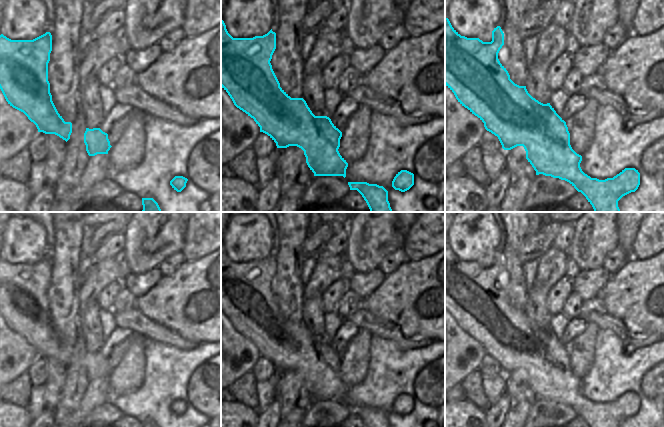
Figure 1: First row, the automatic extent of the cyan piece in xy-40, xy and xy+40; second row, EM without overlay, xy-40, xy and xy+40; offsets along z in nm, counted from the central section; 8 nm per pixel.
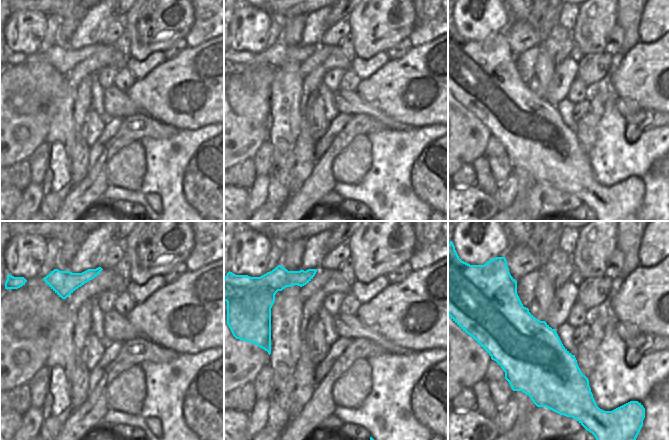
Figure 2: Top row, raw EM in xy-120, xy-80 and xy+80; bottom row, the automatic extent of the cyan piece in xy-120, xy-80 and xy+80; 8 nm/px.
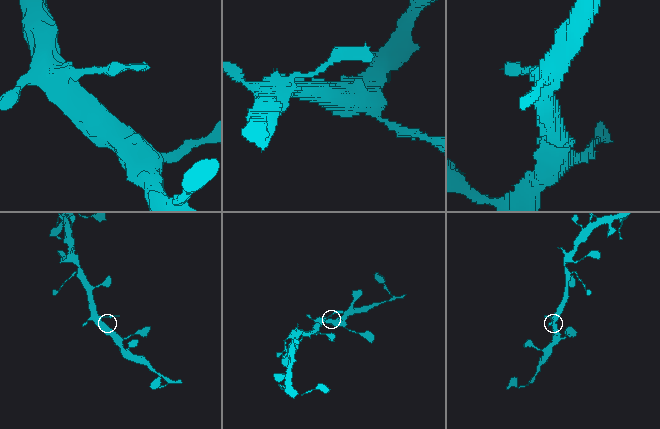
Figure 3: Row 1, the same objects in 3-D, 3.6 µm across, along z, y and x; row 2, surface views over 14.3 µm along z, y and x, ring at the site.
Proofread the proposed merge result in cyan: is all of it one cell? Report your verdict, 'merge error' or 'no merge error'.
no merge error

